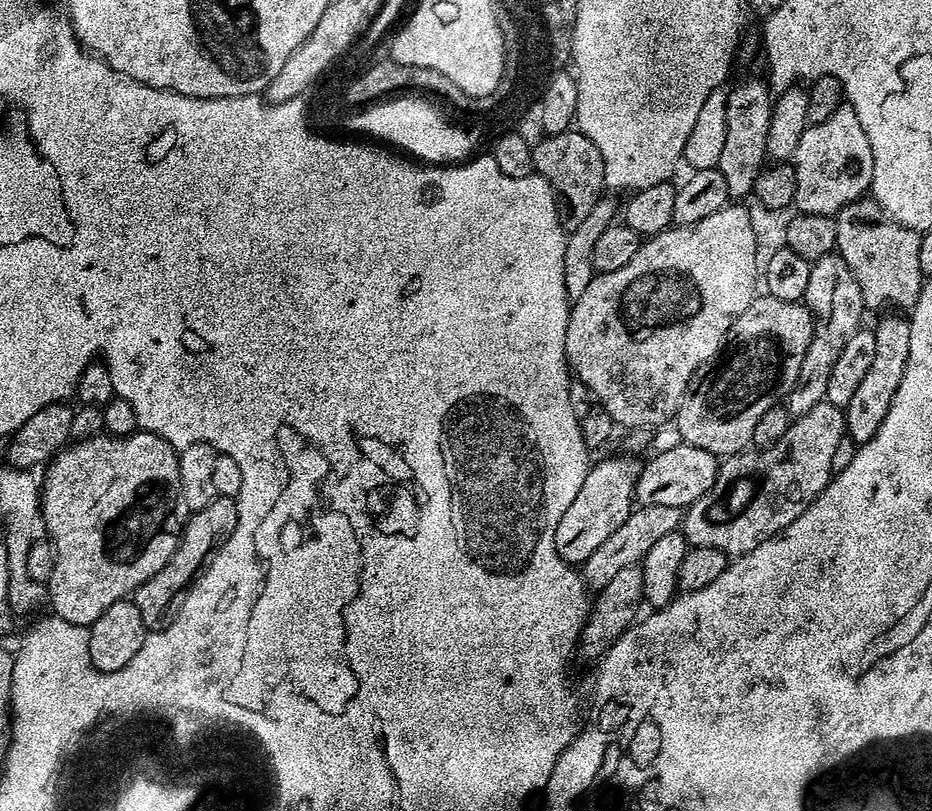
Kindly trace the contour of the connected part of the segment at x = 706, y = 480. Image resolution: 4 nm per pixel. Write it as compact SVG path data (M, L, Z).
M676 442L673 448L664 448L657 456L643 461L638 482L636 483L635 499L641 505L674 506L684 510L689 504L702 498L714 486L718 457L706 450L698 450L698 446L690 446Z

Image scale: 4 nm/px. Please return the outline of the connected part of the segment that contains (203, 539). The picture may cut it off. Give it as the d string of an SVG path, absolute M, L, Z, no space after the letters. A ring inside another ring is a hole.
M224 494L217 495L216 500L210 502L210 506L189 515L188 522L184 525L184 533L180 535L180 541L170 562L166 566L162 566L162 570L158 570L158 574L154 574L154 578L150 578L135 590L134 599L148 632L163 630L164 625L170 619L169 613L164 613L168 608L168 603L172 599L175 601L195 581L198 573L205 567L206 561L213 555L217 545L227 540L237 526L236 500L233 497L224 496Z

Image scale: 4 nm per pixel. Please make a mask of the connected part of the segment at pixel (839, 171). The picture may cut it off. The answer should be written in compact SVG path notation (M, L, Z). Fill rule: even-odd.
M844 102L825 121L809 123L808 129L798 138L798 150L791 158L796 172L794 204L800 212L835 217L848 204L857 203L860 195L872 186L874 155L871 153L870 138L858 122L858 114L851 104Z

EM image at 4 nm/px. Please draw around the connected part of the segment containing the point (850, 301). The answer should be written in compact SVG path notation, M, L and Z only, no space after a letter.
M829 254L811 261L810 280L807 283L806 292L803 296L803 303L812 314L814 321L812 325L812 341L806 350L806 358L802 358L802 370L798 370L796 387L788 391L786 397L786 407L788 415L795 418L806 414L811 407L825 403L826 385L830 382L830 370L834 370L834 362L838 362L838 354L842 354L842 346L850 342L850 338L855 334L857 328L861 327L860 320L866 315L862 290L858 282L854 282L854 274L850 274L850 266L839 254Z

